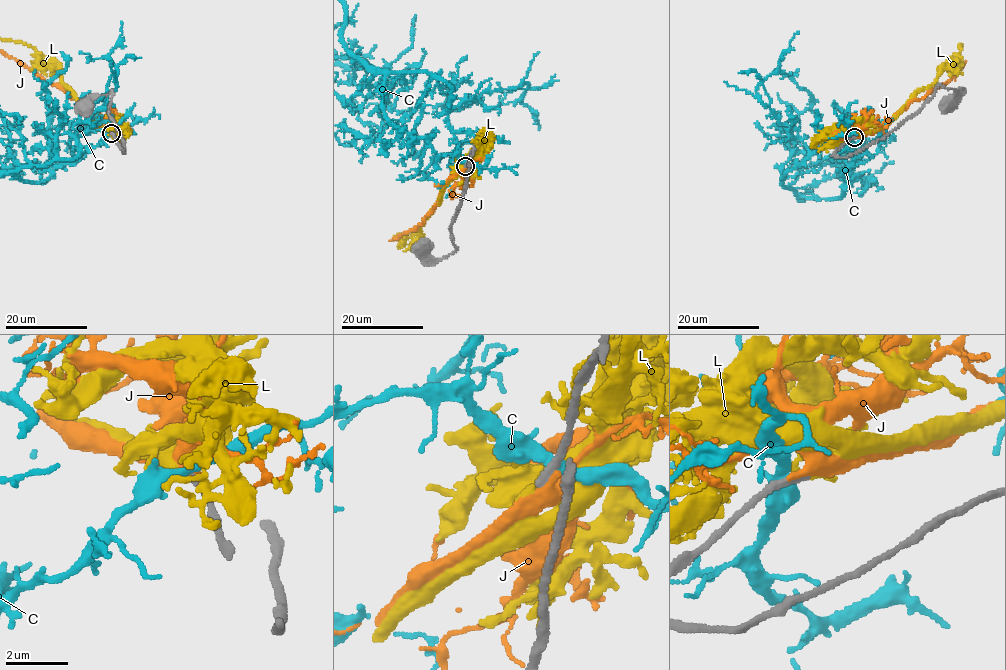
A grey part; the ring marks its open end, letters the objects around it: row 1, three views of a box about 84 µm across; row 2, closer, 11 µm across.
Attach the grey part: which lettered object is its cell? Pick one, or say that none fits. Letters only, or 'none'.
L

